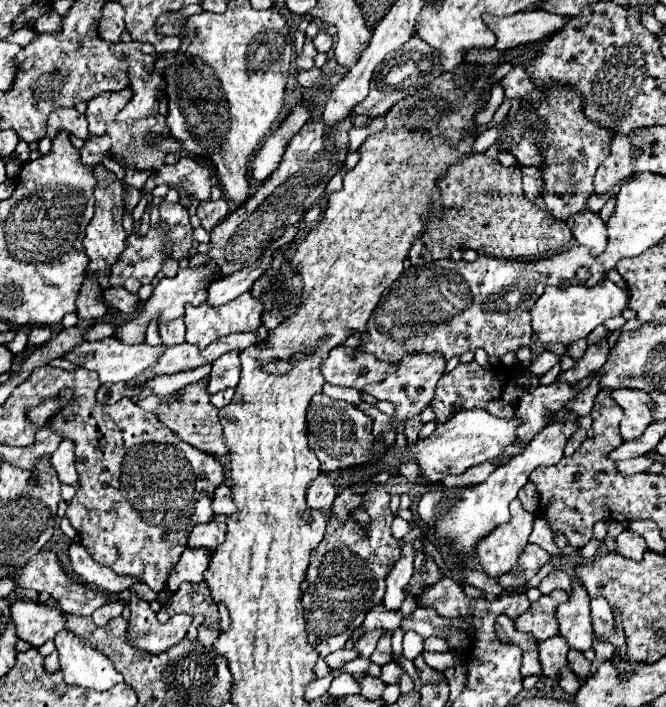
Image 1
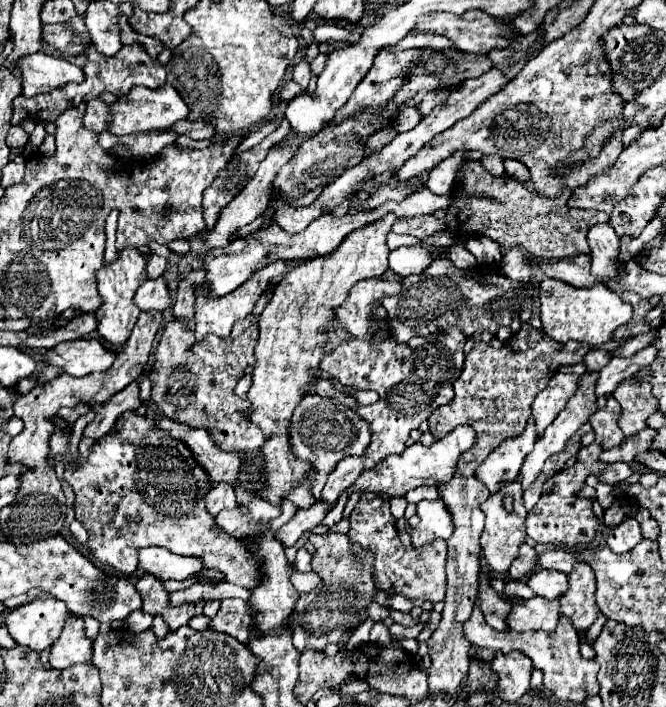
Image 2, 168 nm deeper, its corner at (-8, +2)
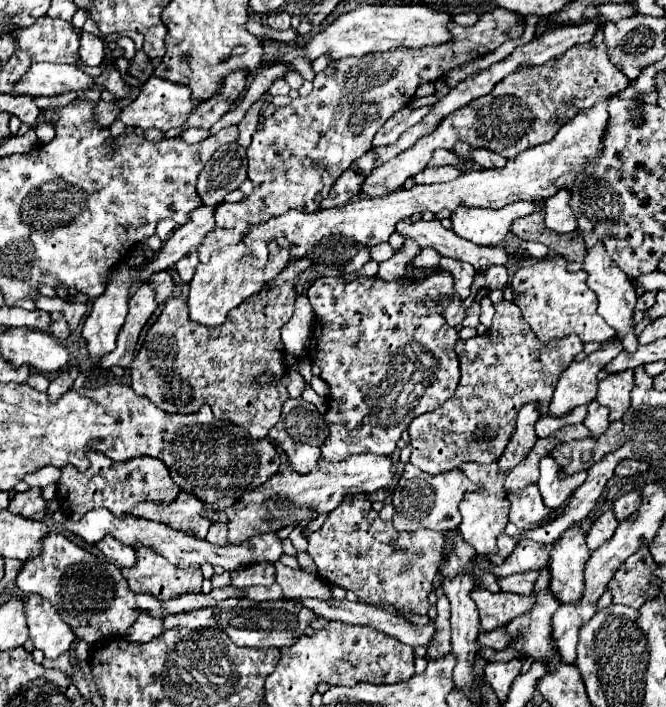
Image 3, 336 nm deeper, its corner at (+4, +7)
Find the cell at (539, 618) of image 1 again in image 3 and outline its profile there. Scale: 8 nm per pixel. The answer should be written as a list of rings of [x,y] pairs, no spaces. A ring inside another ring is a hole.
[[[474,588],[470,592],[470,598],[476,602],[478,612],[480,612],[480,626],[482,630],[490,632],[498,628],[500,624],[512,622],[516,616],[528,612],[536,596],[520,596],[520,594],[510,594],[510,592],[488,592],[484,588]]]

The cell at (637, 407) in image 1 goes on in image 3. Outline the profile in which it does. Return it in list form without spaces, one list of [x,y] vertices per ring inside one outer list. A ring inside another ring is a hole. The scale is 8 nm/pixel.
[[[624,370],[606,376],[598,384],[596,400],[610,410],[610,422],[616,422],[624,416],[630,406],[630,390],[634,388],[634,370]]]

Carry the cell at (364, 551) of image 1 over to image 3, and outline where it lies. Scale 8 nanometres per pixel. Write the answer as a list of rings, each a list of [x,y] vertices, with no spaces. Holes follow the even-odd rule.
[[[280,598],[280,600],[270,600],[270,602],[256,602],[256,600],[224,600],[216,608],[204,608],[204,610],[192,610],[192,612],[180,612],[176,616],[166,616],[164,618],[164,632],[184,626],[184,628],[220,628],[224,630],[230,640],[236,646],[254,646],[254,648],[282,648],[282,646],[292,646],[300,638],[300,634],[306,632],[310,626],[310,620],[316,614],[294,606],[290,600]]]

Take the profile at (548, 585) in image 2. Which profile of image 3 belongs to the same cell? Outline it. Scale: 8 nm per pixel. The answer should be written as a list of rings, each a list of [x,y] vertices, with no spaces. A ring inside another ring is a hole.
[[[532,570],[532,572],[524,572],[524,574],[512,574],[512,576],[506,576],[506,578],[498,578],[498,586],[500,590],[504,592],[512,592],[512,594],[532,594],[532,588],[534,588],[534,582],[538,578],[538,572]]]

